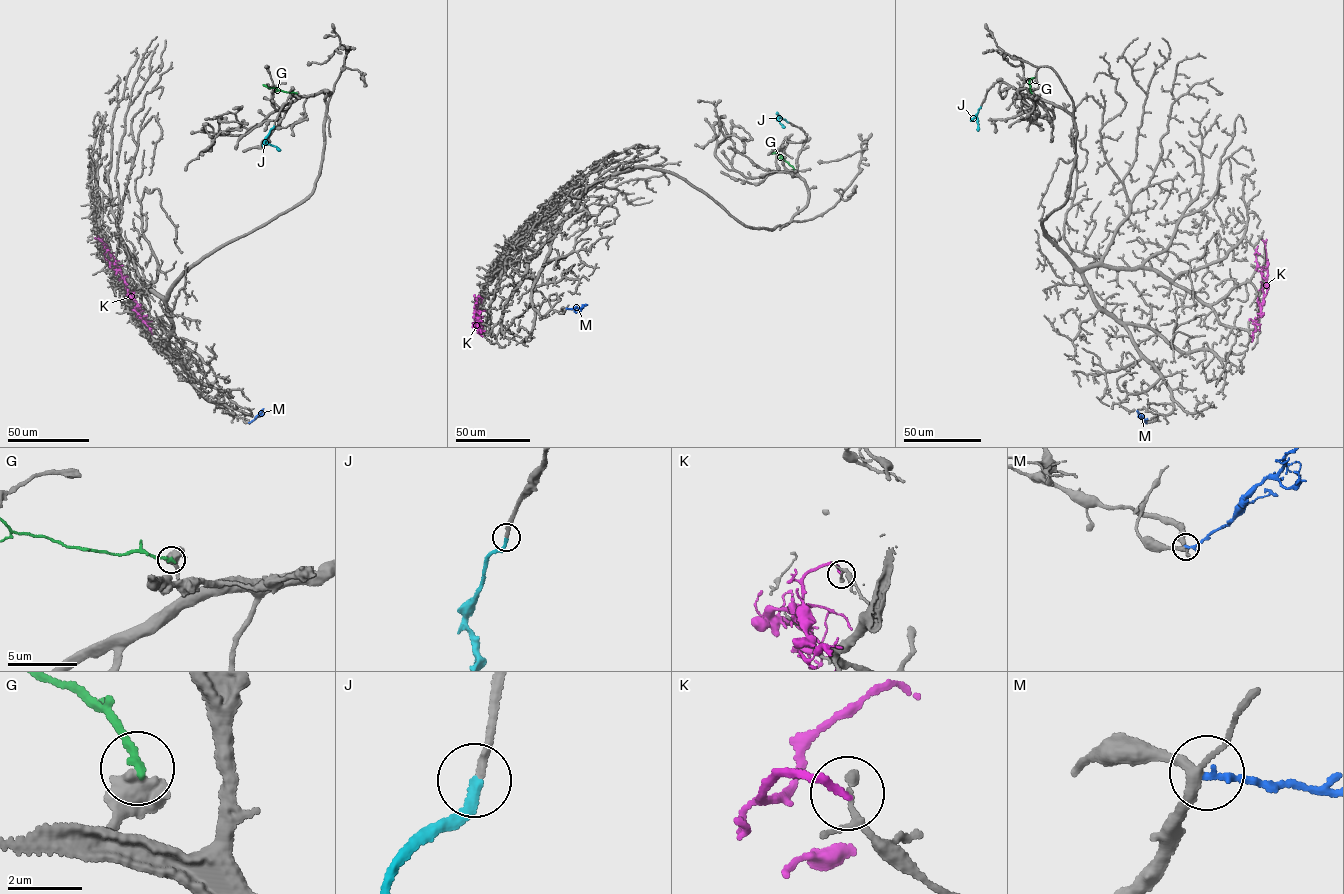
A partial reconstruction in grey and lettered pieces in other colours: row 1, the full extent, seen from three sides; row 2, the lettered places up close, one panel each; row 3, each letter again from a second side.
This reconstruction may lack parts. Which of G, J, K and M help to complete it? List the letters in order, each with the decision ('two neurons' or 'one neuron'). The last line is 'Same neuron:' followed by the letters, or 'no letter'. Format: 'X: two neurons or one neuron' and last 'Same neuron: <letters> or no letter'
G: two neurons
J: one neuron
K: two neurons
M: two neurons
Same neuron: J

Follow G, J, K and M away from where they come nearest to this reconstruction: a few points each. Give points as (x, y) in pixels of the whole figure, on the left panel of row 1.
G: (296, 93), (263, 84)
J: (273, 126), (266, 141), (280, 150)
K: (140, 315), (134, 309), (136, 302), (127, 291), (106, 244), (95, 238)
M: (249, 422), (263, 408)

